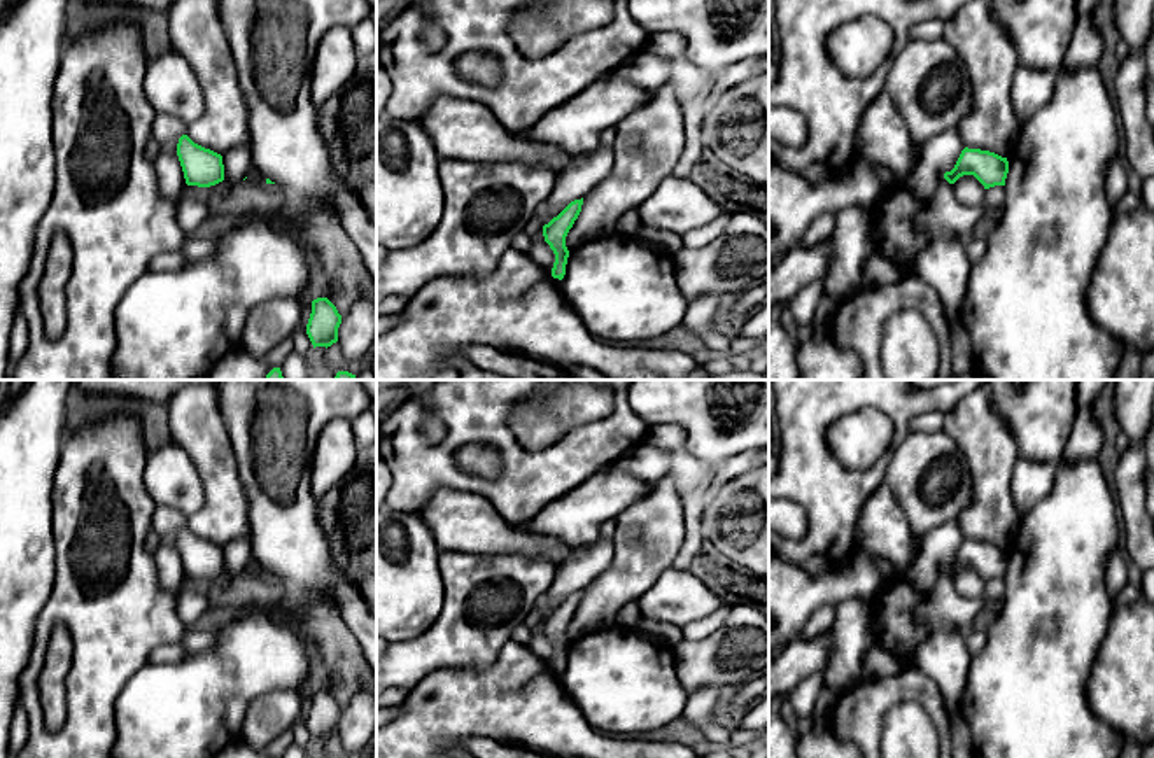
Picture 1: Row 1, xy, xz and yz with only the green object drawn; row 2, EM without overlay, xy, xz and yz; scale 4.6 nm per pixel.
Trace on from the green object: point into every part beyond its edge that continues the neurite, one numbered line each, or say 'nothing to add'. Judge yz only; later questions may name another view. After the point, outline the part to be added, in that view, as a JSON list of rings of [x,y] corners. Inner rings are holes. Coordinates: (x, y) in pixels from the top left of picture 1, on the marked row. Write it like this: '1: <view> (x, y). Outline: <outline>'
1: yz (979, 39). Outline: [[[970,0],[944,21],[942,39],[963,60],[974,96],[970,112],[954,126],[963,147],[1009,158],[1021,123],[1010,103],[1019,63],[1005,23],[993,16],[989,0]]]

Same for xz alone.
1: xz (650, 140). Outline: [[[672,81],[657,88],[651,100],[643,109],[632,110],[615,128],[615,133],[613,172],[583,196],[581,212],[566,236],[569,250],[616,233],[618,219],[627,210],[637,208],[672,173],[685,149],[685,114],[678,103]]]

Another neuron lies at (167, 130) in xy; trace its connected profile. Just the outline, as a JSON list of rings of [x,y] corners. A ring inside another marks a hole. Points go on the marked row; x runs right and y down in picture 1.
[[[156,114],[151,131],[152,138],[158,142],[154,168],[159,191],[172,201],[179,201],[187,184],[177,156],[177,144],[182,135],[187,135],[187,124],[168,114]]]

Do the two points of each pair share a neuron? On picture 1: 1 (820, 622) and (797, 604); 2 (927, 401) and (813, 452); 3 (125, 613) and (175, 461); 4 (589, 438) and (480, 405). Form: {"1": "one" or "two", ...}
{"1": "two", "2": "one", "3": "two", "4": "one"}

